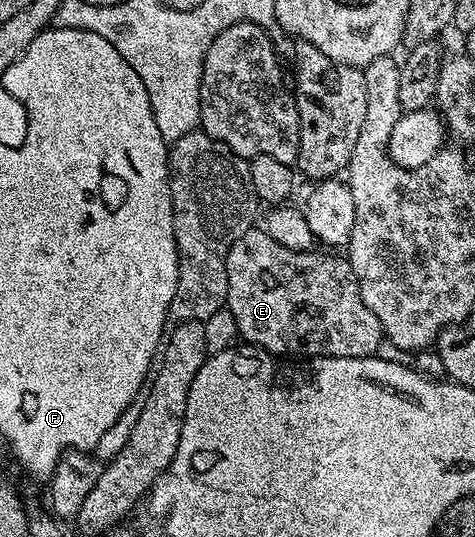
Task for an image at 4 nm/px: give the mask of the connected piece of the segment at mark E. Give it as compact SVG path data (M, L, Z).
M251 229L232 246L226 258L228 293L226 307L236 317L239 336L247 344L261 347L275 357L301 357L303 360L324 357L356 357L368 359L377 353L384 336L382 326L364 305L360 285L350 268L349 258L341 254L323 253L321 250L297 251L272 241L264 229Z

